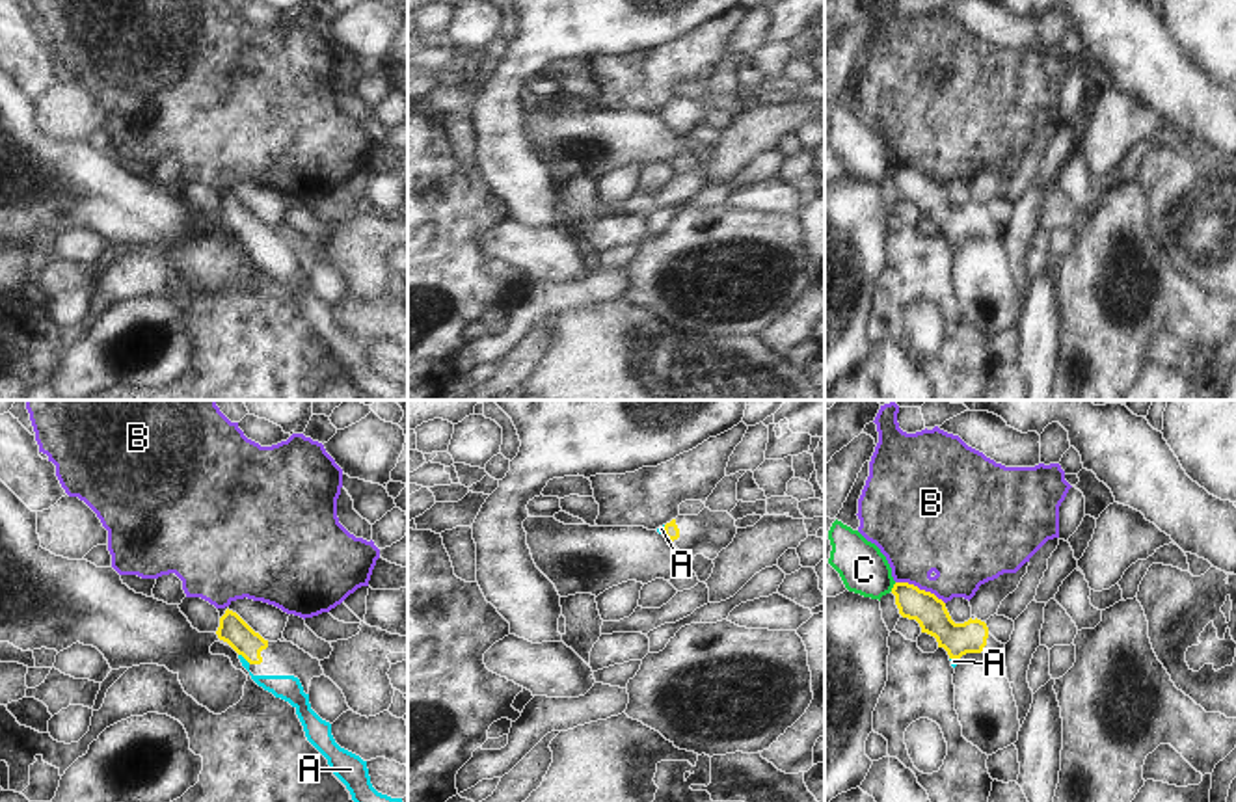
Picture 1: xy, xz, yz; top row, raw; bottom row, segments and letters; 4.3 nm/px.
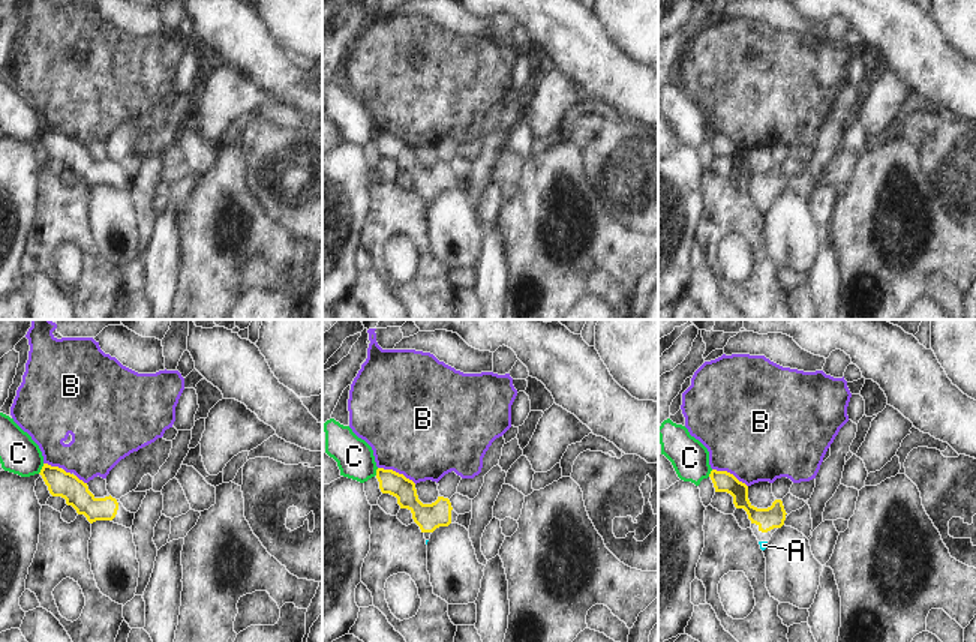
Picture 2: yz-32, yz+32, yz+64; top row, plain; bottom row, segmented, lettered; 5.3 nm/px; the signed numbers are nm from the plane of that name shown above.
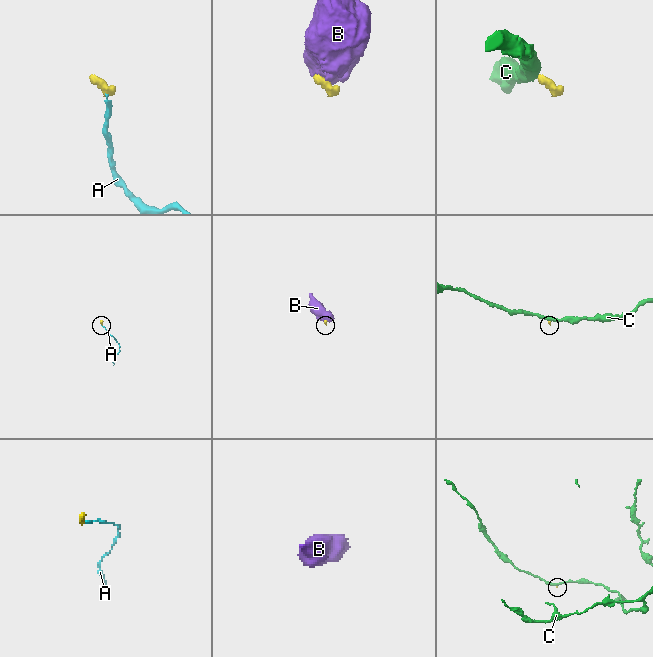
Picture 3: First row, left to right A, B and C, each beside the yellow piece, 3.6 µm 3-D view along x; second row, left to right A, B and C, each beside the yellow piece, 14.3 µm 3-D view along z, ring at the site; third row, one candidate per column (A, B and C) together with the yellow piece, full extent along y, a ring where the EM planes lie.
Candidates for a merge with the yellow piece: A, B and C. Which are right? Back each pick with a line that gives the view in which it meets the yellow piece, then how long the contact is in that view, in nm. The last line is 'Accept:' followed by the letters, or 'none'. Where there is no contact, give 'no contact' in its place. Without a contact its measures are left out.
A: xy | 70 nm
Accept: A

